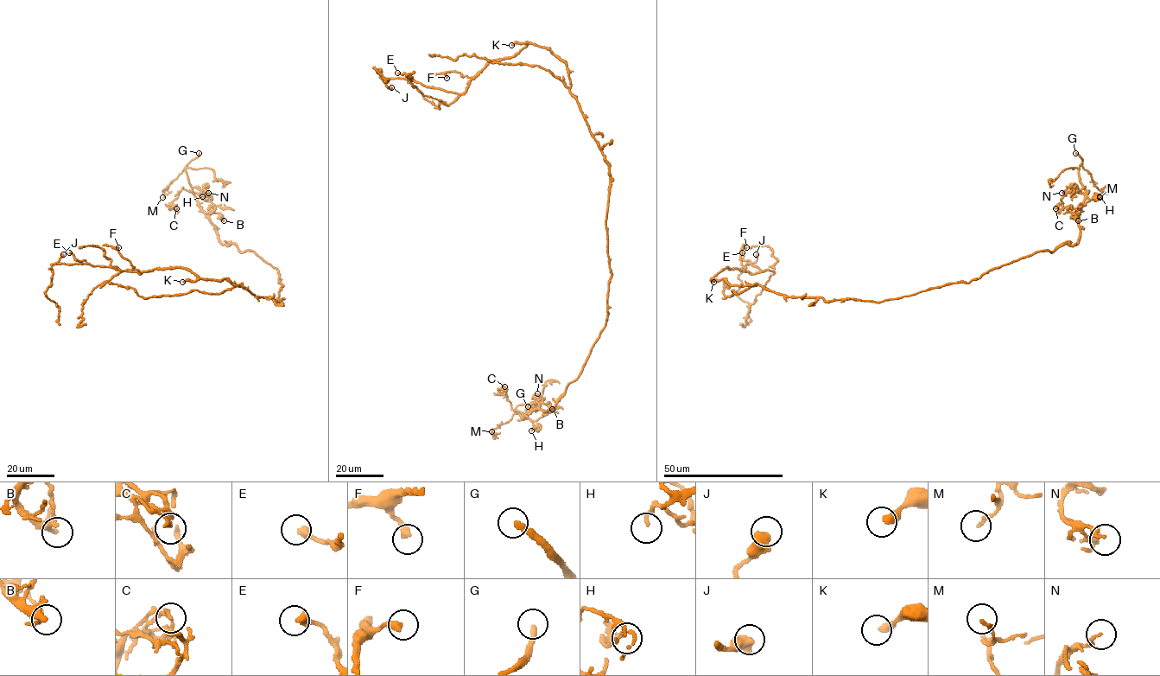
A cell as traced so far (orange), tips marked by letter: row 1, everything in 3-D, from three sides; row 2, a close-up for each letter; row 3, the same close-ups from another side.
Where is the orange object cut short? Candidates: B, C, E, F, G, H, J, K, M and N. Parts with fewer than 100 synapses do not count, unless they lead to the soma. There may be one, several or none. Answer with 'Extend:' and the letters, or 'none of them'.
Extend: G

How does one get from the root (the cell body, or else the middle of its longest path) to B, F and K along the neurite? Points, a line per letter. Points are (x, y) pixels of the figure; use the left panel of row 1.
B: (281, 298), (278, 302), (282, 285), (277, 270), (253, 251), (222, 244), (208, 215), (218, 213), (224, 220)
F: (281, 298), (256, 296), (242, 283), (206, 280), (184, 268), (139, 271), (121, 256), (118, 247)
K: (281, 298), (276, 301), (273, 297), (256, 296), (242, 283), (235, 285), (225, 279), (197, 278), (182, 282)

